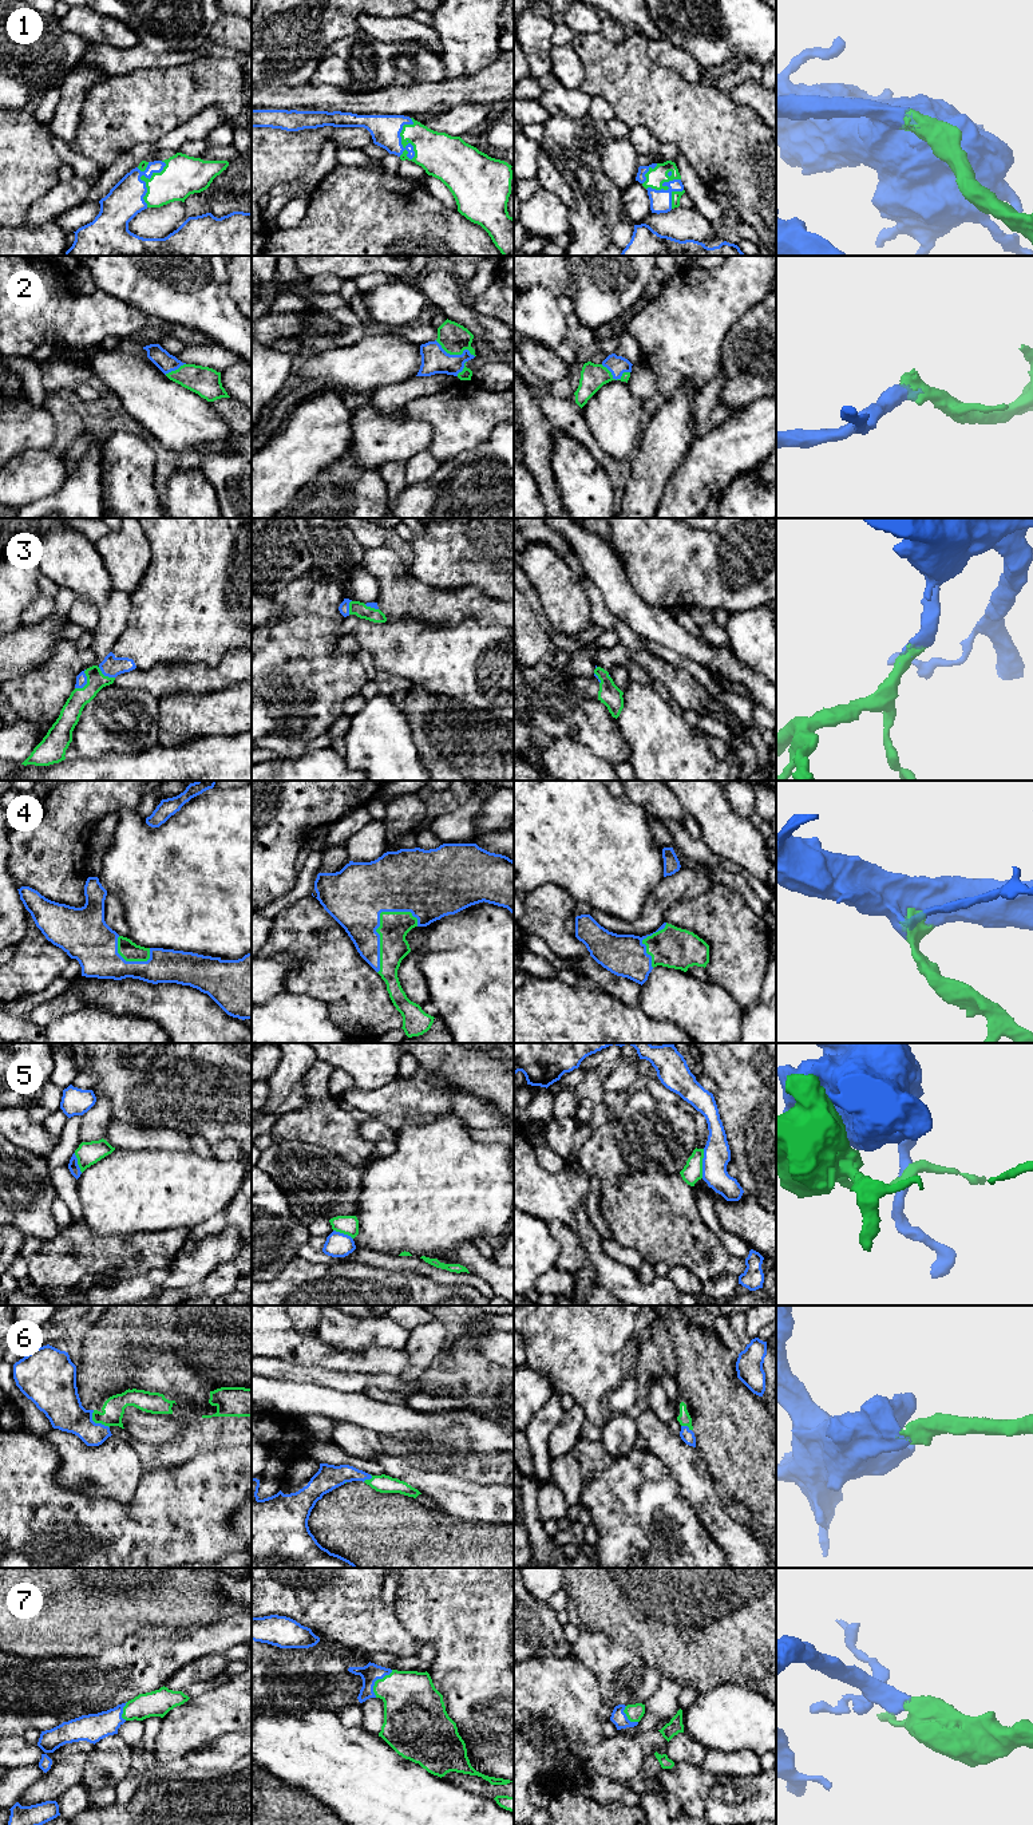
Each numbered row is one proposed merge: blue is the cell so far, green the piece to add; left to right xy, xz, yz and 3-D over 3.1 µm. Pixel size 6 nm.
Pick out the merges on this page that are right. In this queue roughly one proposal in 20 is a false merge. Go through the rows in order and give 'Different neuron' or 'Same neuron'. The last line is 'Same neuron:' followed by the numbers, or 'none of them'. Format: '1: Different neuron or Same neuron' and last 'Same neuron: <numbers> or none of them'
1: Same neuron
2: Same neuron
3: Same neuron
4: Same neuron
5: Different neuron
6: Same neuron
7: Same neuron
Same neuron: 1, 2, 3, 4, 6, 7

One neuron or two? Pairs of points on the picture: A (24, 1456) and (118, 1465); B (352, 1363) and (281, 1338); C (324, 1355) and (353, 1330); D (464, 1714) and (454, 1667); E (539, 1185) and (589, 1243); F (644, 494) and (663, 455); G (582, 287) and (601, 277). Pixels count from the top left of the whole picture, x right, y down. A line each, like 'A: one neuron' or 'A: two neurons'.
A: two neurons
B: one neuron
C: two neurons
D: one neuron
E: one neuron
F: one neuron
G: one neuron

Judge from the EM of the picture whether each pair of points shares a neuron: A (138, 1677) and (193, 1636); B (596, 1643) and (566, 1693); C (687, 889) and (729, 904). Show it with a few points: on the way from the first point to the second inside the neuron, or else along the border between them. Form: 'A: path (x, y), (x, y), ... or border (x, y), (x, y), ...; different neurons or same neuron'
A: path (151, 1666), (166, 1651), (179, 1647); same neuron
B: border (572, 1658), (581, 1662), (596, 1677), (601, 1691); different neurons
C: border (716, 883), (704, 892), (683, 897), (672, 904); different neurons

